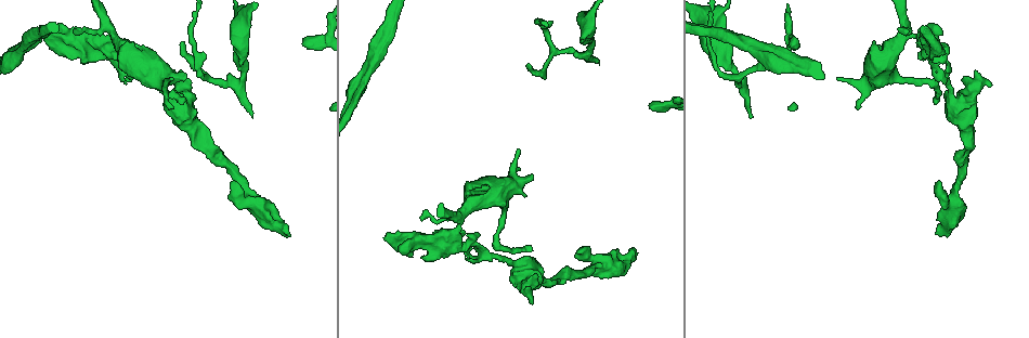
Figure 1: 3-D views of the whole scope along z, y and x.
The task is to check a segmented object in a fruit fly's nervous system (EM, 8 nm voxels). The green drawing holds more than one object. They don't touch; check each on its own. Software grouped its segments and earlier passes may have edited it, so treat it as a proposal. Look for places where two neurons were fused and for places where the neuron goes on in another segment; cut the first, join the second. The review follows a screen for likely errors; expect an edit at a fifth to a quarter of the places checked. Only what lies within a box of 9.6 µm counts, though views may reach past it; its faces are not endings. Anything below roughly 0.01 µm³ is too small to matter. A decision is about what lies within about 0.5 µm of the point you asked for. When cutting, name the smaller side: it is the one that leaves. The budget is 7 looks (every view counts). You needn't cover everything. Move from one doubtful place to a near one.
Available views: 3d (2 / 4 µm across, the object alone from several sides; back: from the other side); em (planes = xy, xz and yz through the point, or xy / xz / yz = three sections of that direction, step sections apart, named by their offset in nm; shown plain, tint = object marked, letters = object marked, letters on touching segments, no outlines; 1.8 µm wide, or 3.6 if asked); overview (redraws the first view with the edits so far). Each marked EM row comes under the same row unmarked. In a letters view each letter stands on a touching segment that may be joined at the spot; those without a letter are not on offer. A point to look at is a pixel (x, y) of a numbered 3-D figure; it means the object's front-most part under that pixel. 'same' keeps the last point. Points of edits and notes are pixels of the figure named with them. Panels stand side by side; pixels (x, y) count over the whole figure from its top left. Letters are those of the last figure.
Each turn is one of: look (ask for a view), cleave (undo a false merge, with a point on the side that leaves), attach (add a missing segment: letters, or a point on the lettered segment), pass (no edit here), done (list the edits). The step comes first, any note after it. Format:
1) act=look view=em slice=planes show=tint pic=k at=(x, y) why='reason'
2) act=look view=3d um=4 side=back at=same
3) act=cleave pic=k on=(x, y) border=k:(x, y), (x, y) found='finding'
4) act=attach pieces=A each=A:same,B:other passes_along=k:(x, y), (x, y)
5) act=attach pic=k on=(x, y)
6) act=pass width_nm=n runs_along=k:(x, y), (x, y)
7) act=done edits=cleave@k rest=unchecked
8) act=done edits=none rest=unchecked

act=look view=em um=3.6 slice=planes show=letters pic=1 at=(113, 37) why='looks like a crossing'

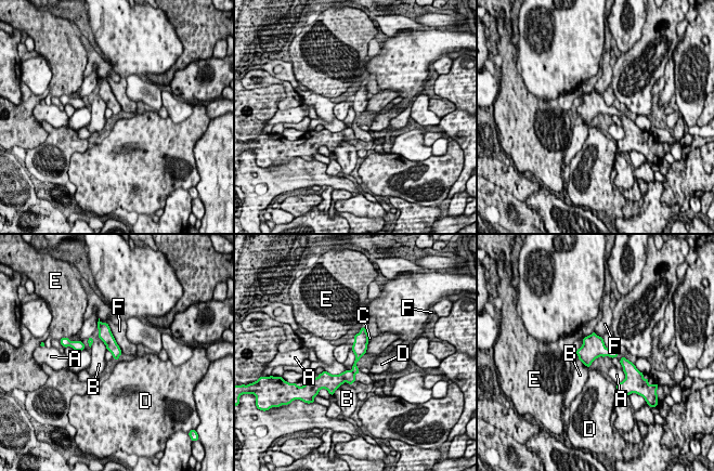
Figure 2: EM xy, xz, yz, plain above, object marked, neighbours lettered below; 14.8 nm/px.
act=cleave pic=2 on=(355, 370) width_nm=170 each=A:other,B:other,C:other,D:other,E:other,F:other border=2:(351, 370), (354, 374) found='a second neuron is stuck on'

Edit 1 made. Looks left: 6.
act=look view=em slice=planes show=letters pic=1 at=(585, 44) why='an open end'

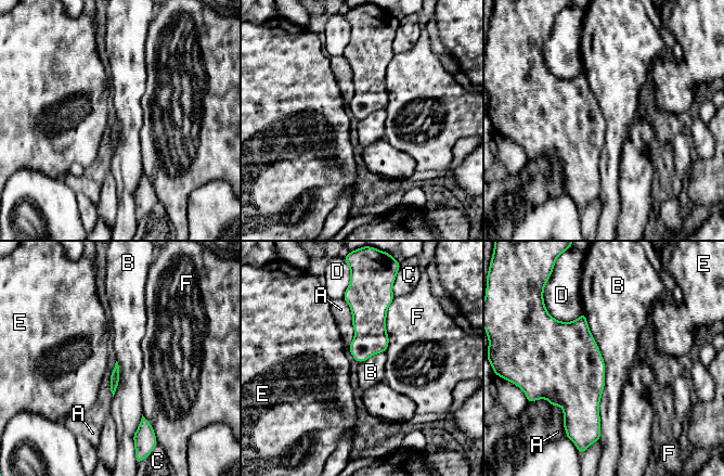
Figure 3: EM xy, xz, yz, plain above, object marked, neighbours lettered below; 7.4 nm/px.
act=pass each=A:other,B:other,C:other,D:other,E:other,F:other found='no lettered segment goes on from it'

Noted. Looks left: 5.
act=look view=3d um=2 pic=1 at=(752, 115) why='tapers out'

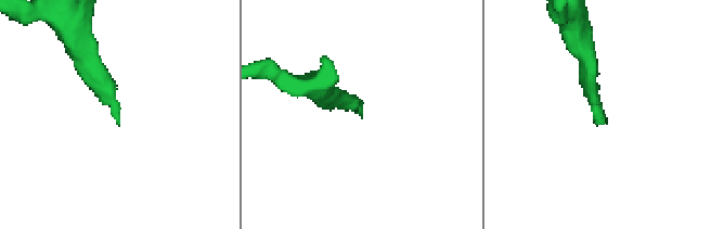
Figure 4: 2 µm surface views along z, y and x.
act=look view=em slice=planes show=tint pic=4 at=(605, 121) why='shape alone is not enough'

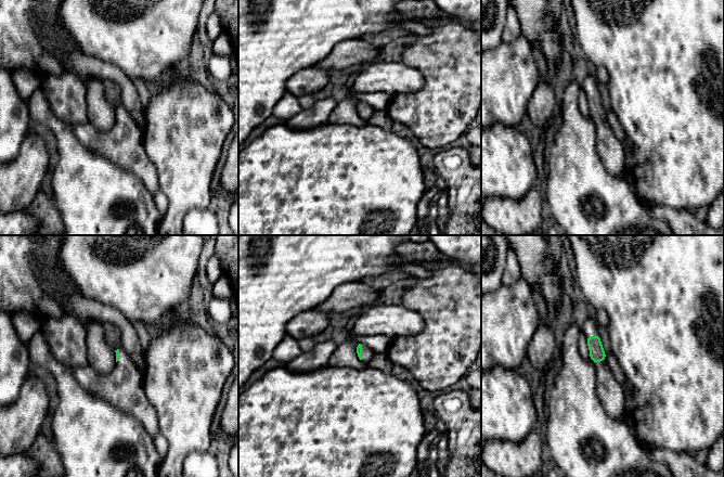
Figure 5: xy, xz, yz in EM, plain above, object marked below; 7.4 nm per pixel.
act=look view=em slice=planes show=letters at=same why='what lies round it'

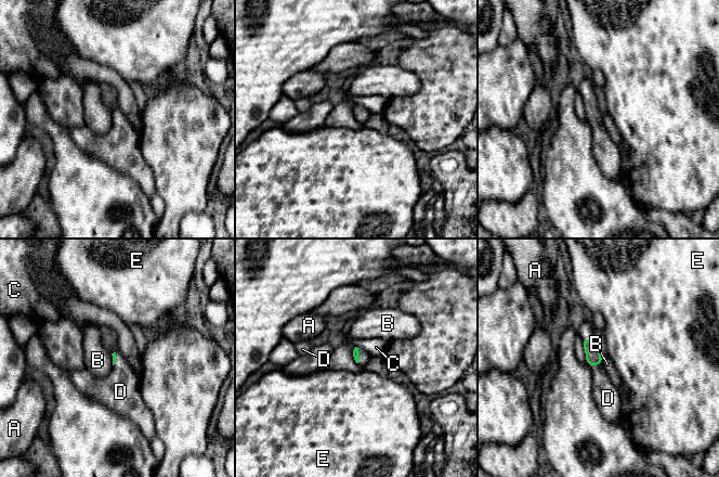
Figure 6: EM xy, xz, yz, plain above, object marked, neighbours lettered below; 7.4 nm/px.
act=attach pieces=D longest_contact=C:170nm each=A:other,B:other,C:other,D:same,E:other found='it goes on there'

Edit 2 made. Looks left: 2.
act=done edits=cleave@2,attach@6 rest=unchecked

